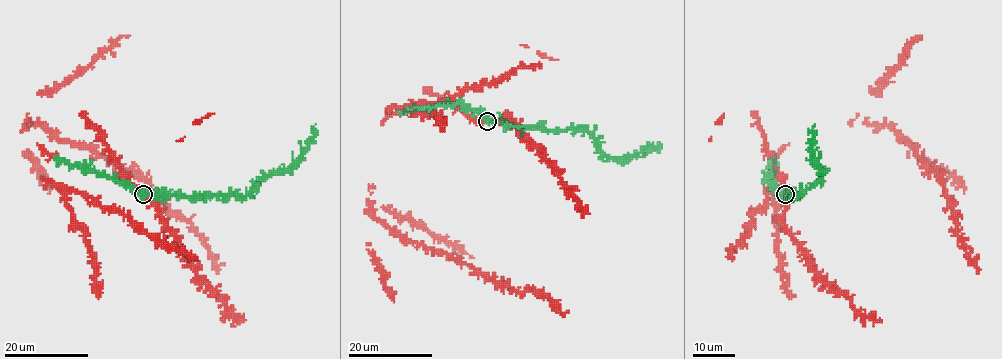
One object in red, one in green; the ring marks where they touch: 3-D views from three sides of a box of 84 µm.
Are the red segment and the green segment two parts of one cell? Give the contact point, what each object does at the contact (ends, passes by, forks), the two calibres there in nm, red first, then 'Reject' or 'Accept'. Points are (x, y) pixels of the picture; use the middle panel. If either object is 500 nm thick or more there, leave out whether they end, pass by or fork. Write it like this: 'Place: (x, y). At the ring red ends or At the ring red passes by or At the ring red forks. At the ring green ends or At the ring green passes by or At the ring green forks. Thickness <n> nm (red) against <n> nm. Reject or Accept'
Place: (487, 121). Thickness 500 nm (red) against 440 nm. Accept

